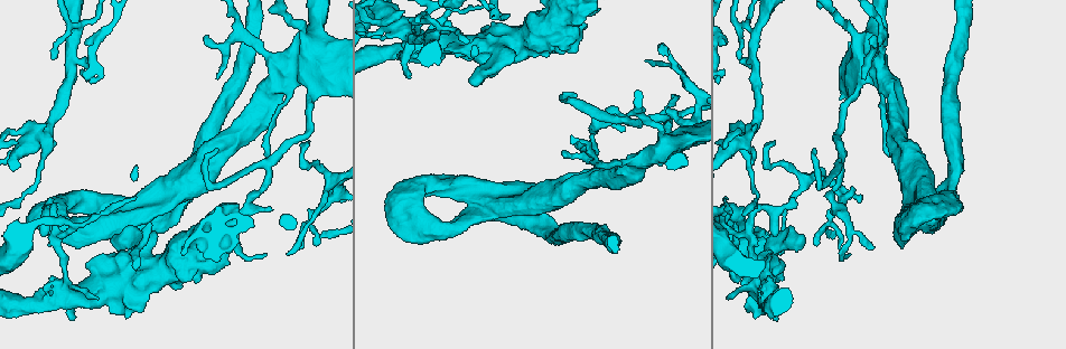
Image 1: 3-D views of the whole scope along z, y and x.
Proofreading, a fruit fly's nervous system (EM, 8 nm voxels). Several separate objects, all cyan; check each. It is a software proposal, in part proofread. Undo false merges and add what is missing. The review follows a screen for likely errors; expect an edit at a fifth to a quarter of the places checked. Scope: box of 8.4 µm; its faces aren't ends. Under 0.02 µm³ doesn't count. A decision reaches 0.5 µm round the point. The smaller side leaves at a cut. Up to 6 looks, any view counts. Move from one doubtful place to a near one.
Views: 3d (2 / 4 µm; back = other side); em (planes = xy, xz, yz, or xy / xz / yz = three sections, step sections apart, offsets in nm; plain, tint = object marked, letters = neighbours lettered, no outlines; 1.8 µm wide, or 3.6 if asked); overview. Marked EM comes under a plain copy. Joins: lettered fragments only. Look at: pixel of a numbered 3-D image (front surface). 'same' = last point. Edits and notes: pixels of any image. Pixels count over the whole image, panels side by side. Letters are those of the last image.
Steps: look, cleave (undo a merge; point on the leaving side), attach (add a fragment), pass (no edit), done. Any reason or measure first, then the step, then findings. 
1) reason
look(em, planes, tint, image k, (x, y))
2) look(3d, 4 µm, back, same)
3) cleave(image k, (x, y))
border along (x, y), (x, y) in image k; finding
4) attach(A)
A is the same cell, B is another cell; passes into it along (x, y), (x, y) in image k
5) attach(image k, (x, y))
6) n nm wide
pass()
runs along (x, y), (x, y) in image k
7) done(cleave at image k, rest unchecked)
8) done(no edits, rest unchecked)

abrupt turn
look(em, xy, step 4, tint, image 1, (551, 22))

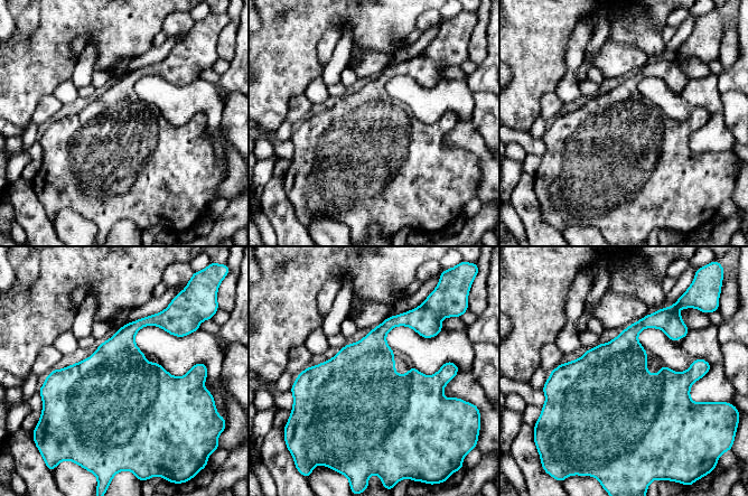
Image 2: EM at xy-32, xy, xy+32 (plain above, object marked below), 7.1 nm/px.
look(em, planes, letters, same)

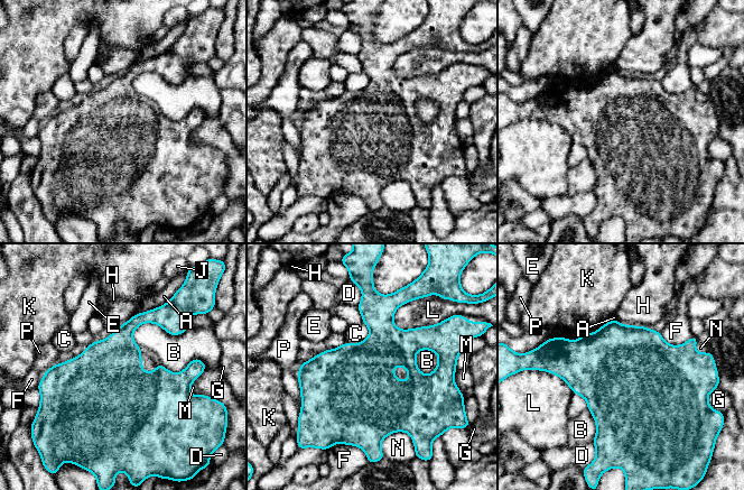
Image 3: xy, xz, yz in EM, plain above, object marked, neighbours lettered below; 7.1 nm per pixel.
pass()
A, B, C, D, E, F, G, H, J, K, L, M, N and P are other cells; border along (187, 327), (131, 335) in image 3; all the same neuron

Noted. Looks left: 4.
branch point
look(em, planes, letters, image 1, (746, 133))

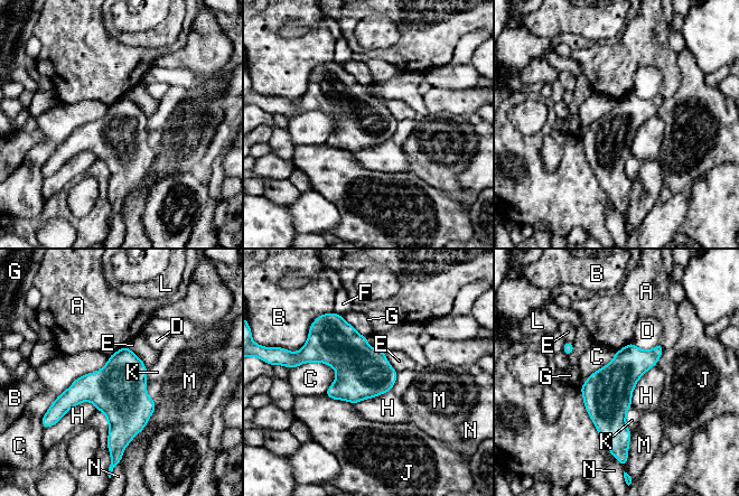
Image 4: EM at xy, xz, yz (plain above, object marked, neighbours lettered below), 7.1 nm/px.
C touches over 600 nm
pass()
A, B, C, D, E, F, G, H, J, K, L, M and N are other cells; border along (110, 356), (48, 409) in image 4; continuous, no second neuron

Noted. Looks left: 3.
thin arm on a thick one
look(em, planes, tint, image 1, (75, 30))

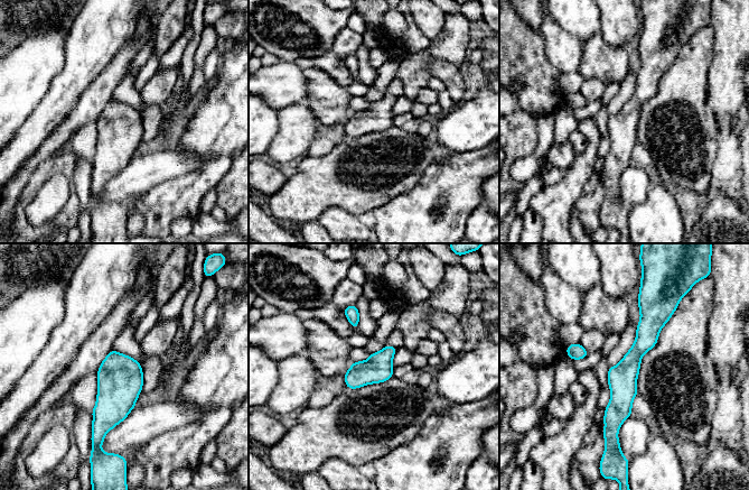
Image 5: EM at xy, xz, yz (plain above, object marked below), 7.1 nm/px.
look(em, planes, letters, same)

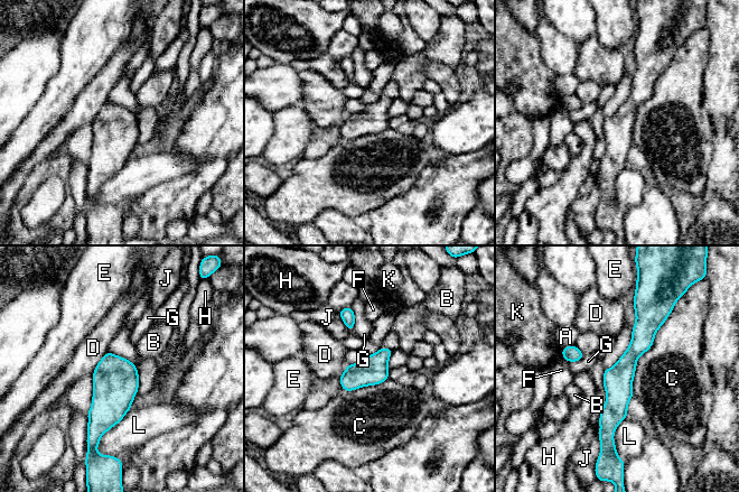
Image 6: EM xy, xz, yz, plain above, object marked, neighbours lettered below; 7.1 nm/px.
200 nm wide
pass()
A, B, C, D, E, F, G, H, J, K and L are other cells; border along (671, 312), (637, 360), (633, 395) in image 6; all the same neuron

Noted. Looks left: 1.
done(no edits, rest unchecked)

